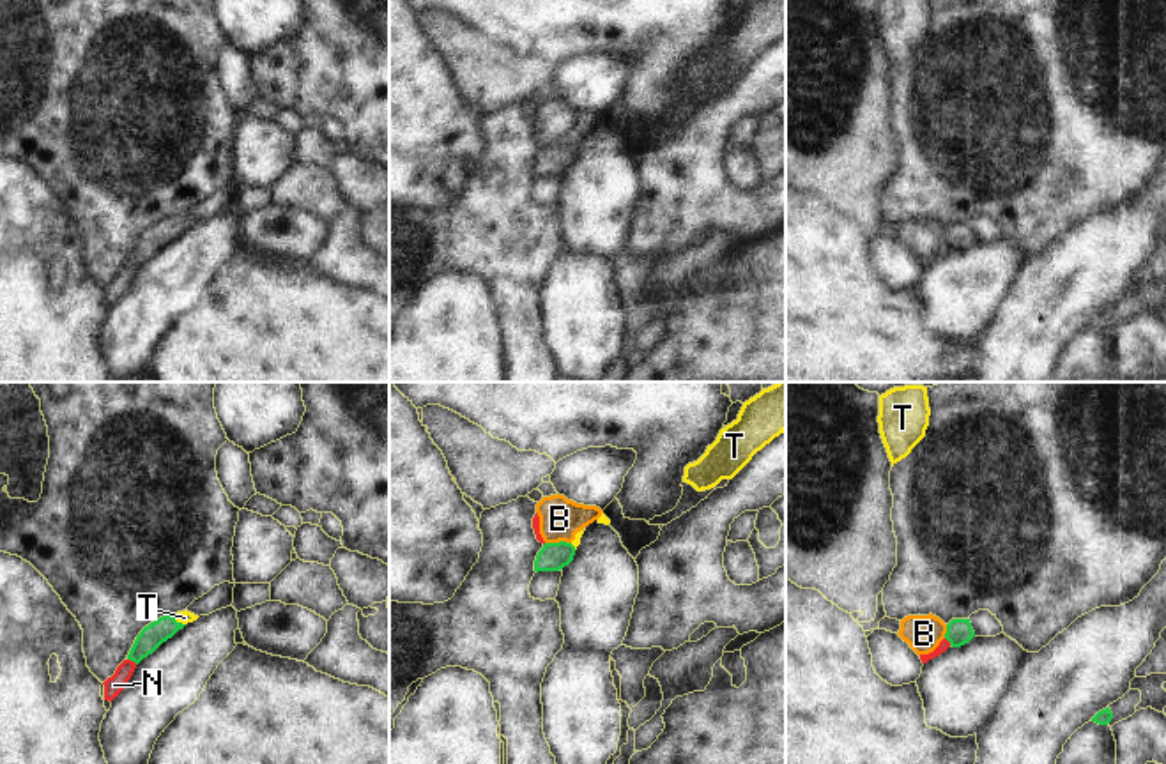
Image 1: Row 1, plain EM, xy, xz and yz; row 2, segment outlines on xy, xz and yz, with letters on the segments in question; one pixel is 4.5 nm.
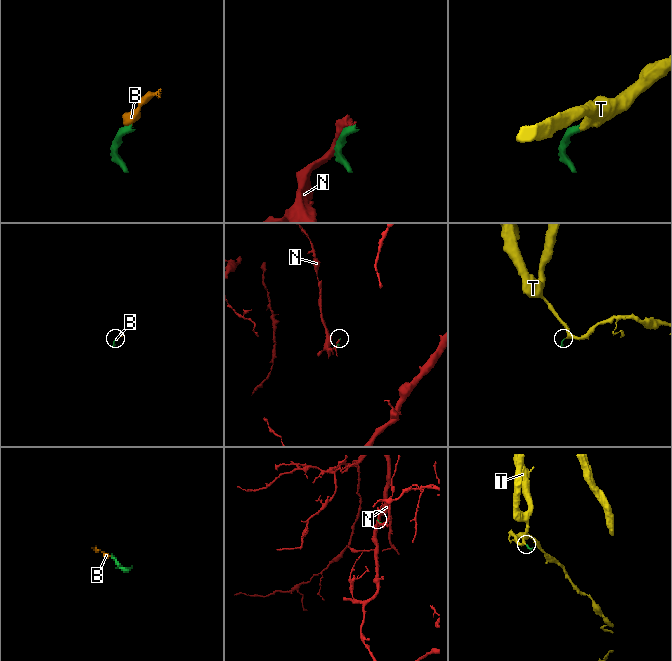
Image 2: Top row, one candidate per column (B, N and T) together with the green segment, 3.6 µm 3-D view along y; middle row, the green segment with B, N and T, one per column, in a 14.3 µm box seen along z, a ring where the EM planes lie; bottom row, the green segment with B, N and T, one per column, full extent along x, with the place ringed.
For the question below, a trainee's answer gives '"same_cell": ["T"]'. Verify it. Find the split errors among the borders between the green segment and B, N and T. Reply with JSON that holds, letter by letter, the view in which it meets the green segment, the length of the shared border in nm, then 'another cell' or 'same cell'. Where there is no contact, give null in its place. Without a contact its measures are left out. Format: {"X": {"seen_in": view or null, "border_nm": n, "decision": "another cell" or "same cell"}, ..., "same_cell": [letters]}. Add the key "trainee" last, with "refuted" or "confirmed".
{"B": {"seen_in": "xz", "border_nm": 120, "decision": "another cell"}, "N": {"seen_in": "xy", "border_nm": 50, "decision": "another cell"}, "T": {"seen_in": "xy", "border_nm": 80, "decision": "same cell"}, "same_cell": ["T"], "trainee": "confirmed"}

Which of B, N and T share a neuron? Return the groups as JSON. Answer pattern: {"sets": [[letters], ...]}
{"sets": [["B", "N"], ["T"]]}

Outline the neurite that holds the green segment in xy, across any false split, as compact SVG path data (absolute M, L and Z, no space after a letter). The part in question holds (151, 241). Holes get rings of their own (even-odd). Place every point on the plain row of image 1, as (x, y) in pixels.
M188 214L159 221L140 235L127 258L127 264L138 269L143 262L152 258L163 246L172 242L188 226L193 226L196 223L198 219Z

